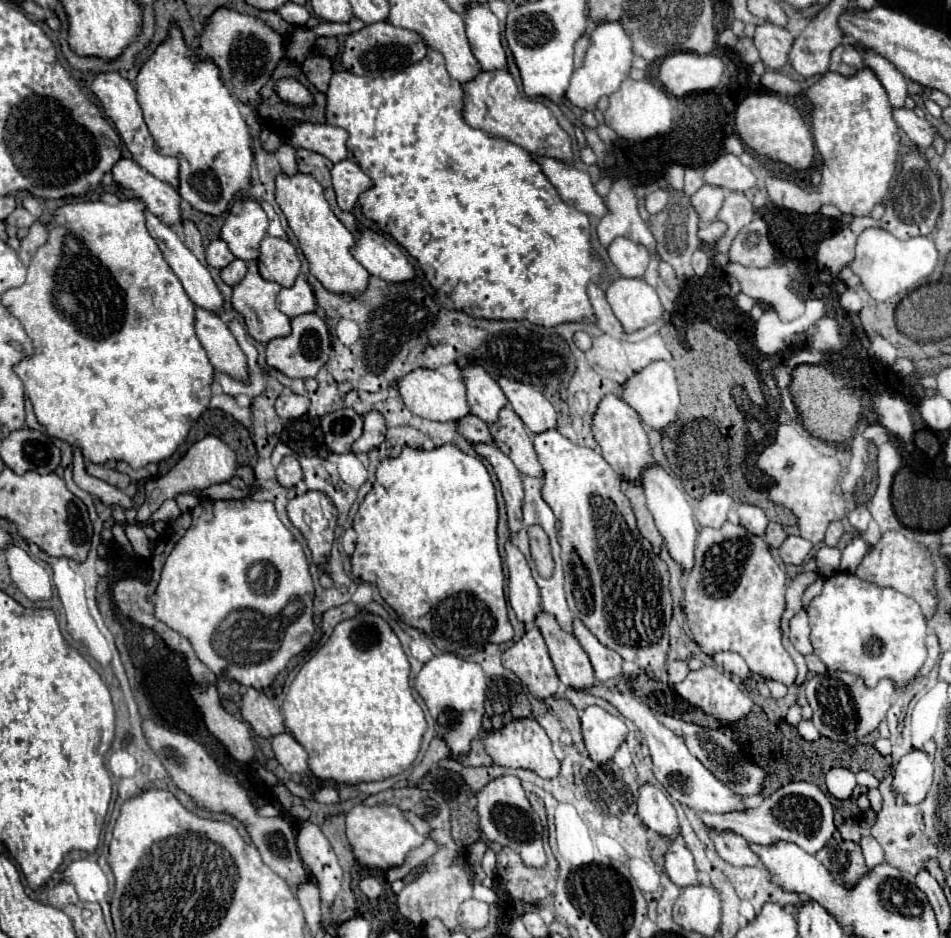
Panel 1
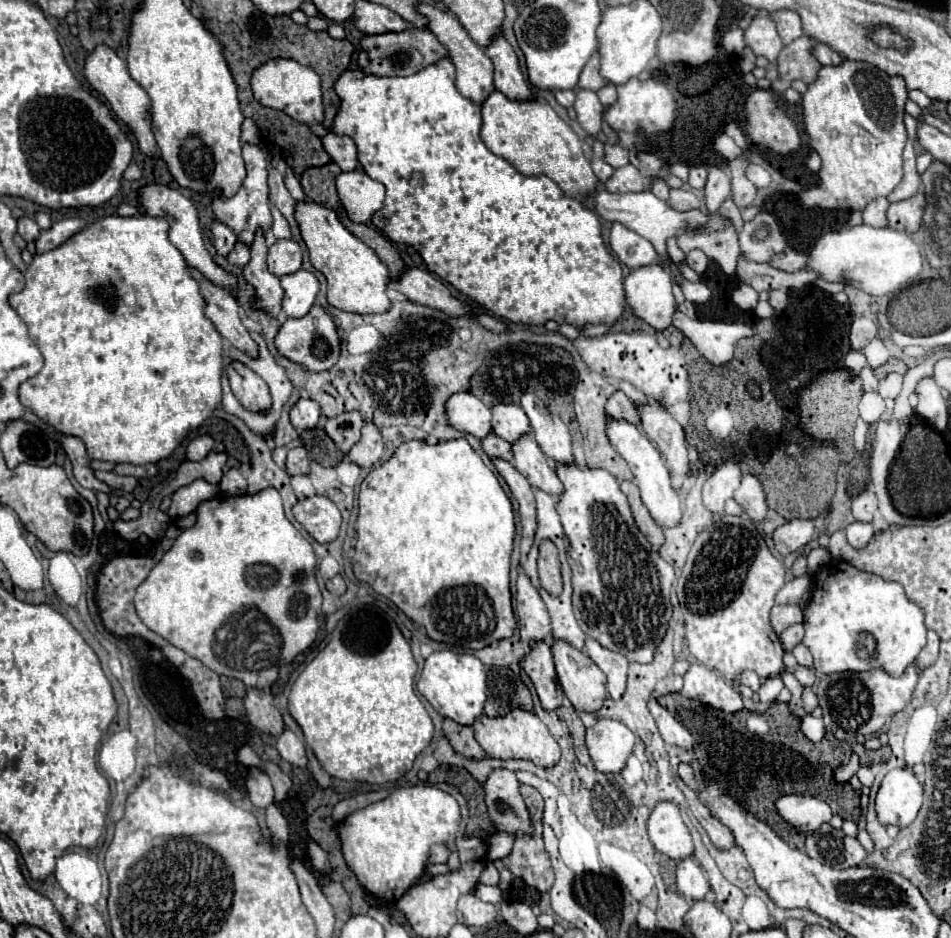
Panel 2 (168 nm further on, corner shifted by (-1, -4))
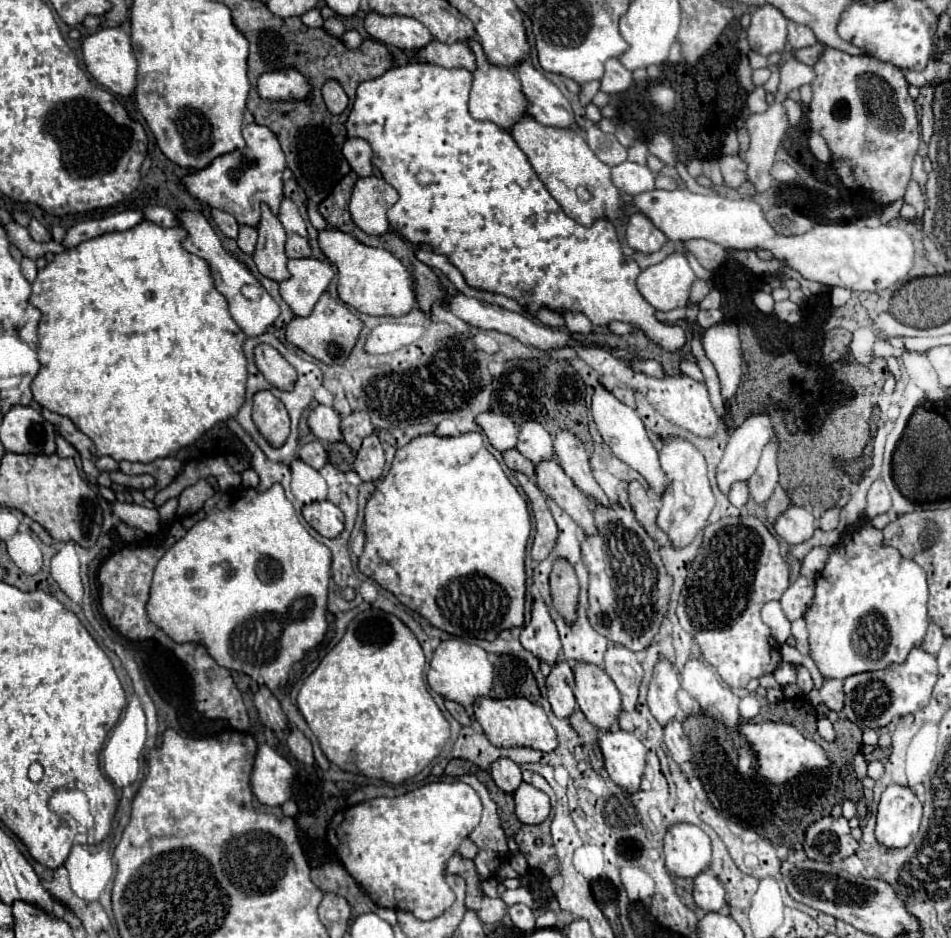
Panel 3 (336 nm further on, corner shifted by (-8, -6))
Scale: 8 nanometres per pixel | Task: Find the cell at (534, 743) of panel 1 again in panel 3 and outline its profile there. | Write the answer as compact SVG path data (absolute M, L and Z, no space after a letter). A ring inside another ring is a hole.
M488 696L474 702L474 716L480 722L484 734L494 746L528 746L542 752L552 752L558 746L558 738L550 720L540 704L530 702L528 698L504 698L494 700Z

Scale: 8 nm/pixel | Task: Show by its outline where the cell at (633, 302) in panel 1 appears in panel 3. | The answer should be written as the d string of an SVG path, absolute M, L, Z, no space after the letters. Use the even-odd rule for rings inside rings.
M674 252L640 272L638 290L656 310L668 312L688 302L694 280L696 276L688 266L686 252Z

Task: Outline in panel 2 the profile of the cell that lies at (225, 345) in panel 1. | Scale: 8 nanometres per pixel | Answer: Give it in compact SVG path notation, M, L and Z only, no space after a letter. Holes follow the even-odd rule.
M229 364L227 376L231 390L247 410L265 410L271 406L267 384L263 384L261 376L255 376L251 368L245 364Z

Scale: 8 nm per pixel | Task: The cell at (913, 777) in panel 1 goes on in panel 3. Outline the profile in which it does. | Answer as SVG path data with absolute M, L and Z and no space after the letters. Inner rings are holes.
M888 786L876 814L876 840L886 848L906 848L918 834L922 802L906 786Z

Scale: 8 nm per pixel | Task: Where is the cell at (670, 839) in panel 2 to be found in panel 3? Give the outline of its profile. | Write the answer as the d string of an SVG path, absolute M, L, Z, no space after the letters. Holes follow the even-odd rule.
M676 824L664 836L666 870L680 878L696 878L712 862L710 836L694 824Z

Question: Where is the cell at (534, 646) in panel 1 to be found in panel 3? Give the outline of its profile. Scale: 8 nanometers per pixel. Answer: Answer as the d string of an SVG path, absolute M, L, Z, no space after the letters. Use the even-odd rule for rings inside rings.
M558 662L552 666L550 676L546 678L548 686L548 702L552 712L558 718L568 718L576 710L576 698L572 694L574 688L574 674L566 662Z

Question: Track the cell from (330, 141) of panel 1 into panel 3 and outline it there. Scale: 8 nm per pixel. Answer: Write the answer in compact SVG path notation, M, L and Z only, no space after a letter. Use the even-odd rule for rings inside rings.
M348 138L342 152L358 176L372 176L372 148L366 140Z

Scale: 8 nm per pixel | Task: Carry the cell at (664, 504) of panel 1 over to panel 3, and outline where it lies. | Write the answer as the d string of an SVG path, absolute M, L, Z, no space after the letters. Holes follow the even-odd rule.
M596 386L594 396L592 396L592 414L594 414L594 422L598 426L598 432L602 434L604 442L612 448L614 456L620 458L622 462L626 462L630 468L638 470L648 480L650 488L656 490L656 494L660 496L666 488L666 476L660 468L658 452L652 446L652 442L646 434L646 428L644 428L640 416L636 414L636 410L622 404L618 398L614 398L614 394L610 390L606 390L604 386Z

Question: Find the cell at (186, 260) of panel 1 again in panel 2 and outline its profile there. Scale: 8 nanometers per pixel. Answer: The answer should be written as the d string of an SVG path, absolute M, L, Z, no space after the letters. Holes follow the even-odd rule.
M187 266L191 278L199 284L201 296L205 298L205 316L215 324L217 332L235 348L243 350L249 356L257 356L257 344L251 340L247 328L239 320L239 306L231 292L223 292L223 288L215 288L211 280L203 280L201 272Z

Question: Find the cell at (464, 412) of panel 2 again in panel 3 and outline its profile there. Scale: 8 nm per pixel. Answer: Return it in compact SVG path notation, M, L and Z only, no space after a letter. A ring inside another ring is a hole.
M486 412L486 414L480 414L476 418L476 422L482 426L482 430L486 432L490 444L496 450L506 452L506 450L516 446L516 442L518 442L518 426L508 416L498 416L494 412Z

